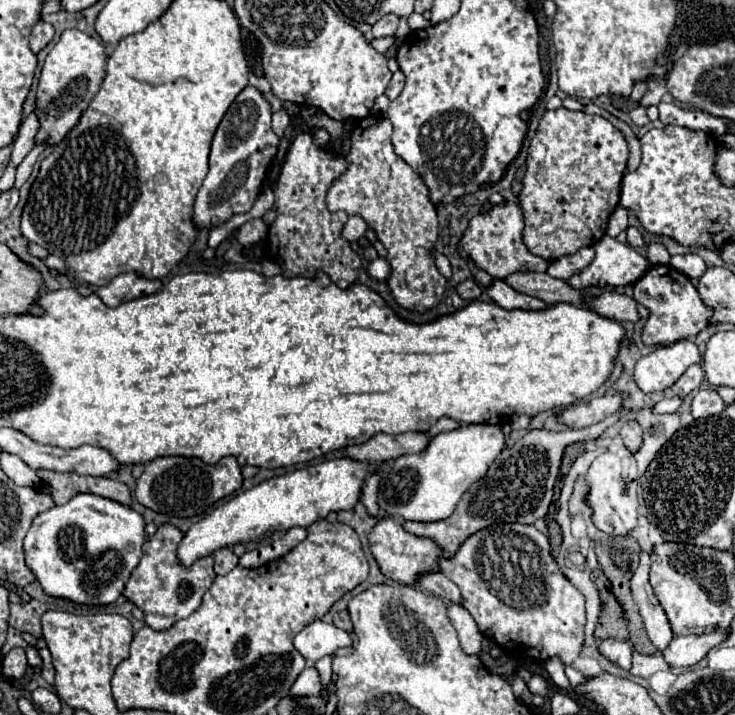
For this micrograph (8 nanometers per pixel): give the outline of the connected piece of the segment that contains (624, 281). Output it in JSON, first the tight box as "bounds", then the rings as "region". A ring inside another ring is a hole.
{"bounds":[569,235,653,289],"region":[[[605,235],[595,245],[595,259],[591,261],[591,265],[581,273],[573,275],[569,283],[579,289],[585,289],[587,285],[629,285],[639,281],[651,267],[653,265],[633,247]]]}

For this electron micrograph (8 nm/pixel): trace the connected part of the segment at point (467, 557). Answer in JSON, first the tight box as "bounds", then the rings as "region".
{"bounds":[437,523,585,665],"region":[[[503,523],[479,529],[463,541],[459,551],[451,557],[437,557],[441,573],[445,573],[461,591],[463,607],[473,615],[481,633],[493,637],[499,645],[517,651],[533,659],[559,657],[565,665],[571,665],[583,647],[585,627],[585,603],[583,595],[561,573],[549,551],[549,539],[533,525]]]}

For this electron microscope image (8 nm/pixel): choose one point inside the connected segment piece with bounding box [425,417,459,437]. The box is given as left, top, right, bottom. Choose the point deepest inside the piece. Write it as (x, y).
(445, 424)

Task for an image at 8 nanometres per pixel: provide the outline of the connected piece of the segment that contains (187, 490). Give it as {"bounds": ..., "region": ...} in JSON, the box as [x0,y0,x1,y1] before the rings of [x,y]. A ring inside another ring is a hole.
{"bounds":[135,457,241,517],"region":[[[157,457],[145,465],[143,475],[137,479],[135,497],[141,505],[157,513],[169,517],[193,517],[205,513],[219,499],[235,493],[241,483],[241,465],[235,457],[223,457],[215,465],[207,465],[197,457]]]}

